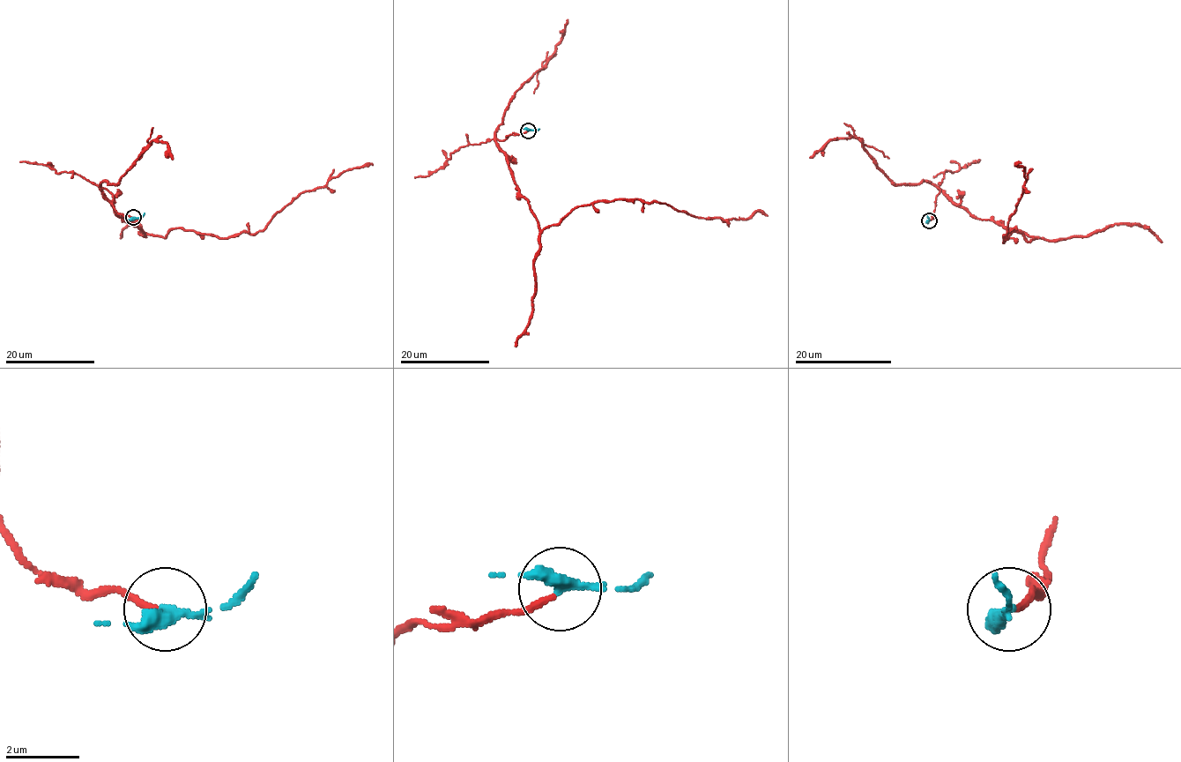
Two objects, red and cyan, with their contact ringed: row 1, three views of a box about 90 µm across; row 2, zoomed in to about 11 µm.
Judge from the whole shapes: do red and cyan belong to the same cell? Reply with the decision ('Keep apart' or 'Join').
Keep apart

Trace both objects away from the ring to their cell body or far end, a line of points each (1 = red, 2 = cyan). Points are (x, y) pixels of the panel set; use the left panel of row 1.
1: (132, 217), (120, 215), (101, 189), (119, 216), (145, 234), (256, 234), (302, 192), (373, 163)
2: (134, 217), (139, 218), (144, 212)

